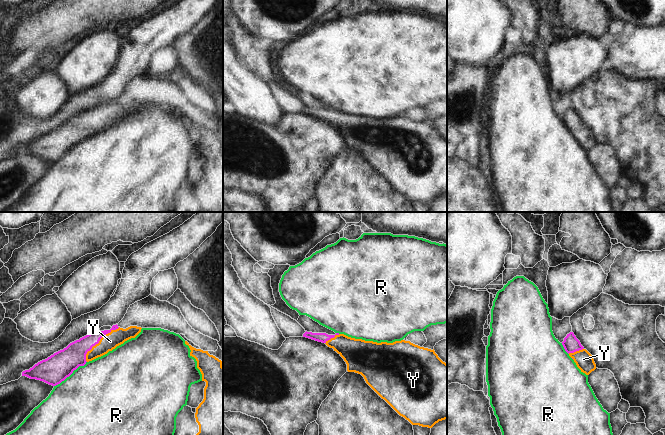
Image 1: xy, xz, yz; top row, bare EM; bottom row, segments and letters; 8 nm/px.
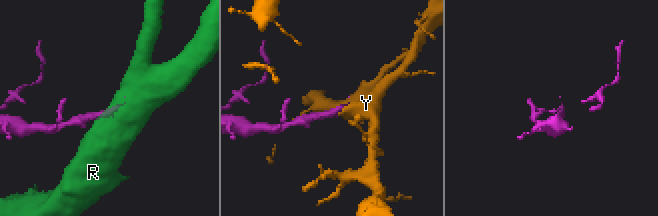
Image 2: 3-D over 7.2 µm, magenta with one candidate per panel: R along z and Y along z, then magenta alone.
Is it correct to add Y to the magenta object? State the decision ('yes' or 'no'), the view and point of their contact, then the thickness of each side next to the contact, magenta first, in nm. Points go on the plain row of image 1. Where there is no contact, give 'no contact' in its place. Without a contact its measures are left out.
yes; contact xy (99, 116); calibres 190 and 140 nm

